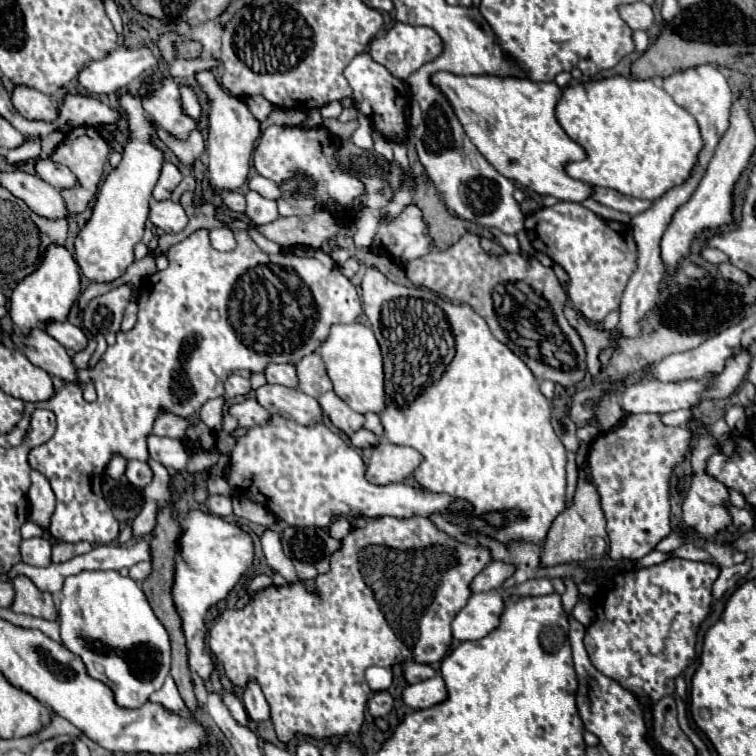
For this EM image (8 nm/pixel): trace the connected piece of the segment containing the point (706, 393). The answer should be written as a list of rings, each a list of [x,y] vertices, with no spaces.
[[[748,349],[748,351],[740,351],[732,355],[732,359],[728,359],[728,363],[724,365],[724,371],[706,375],[702,379],[680,379],[676,383],[664,383],[664,381],[652,379],[652,381],[634,383],[624,389],[622,409],[626,413],[668,413],[668,411],[678,411],[678,409],[690,409],[708,399],[726,399],[744,381],[744,375],[750,369],[750,361],[752,361],[752,355]]]

